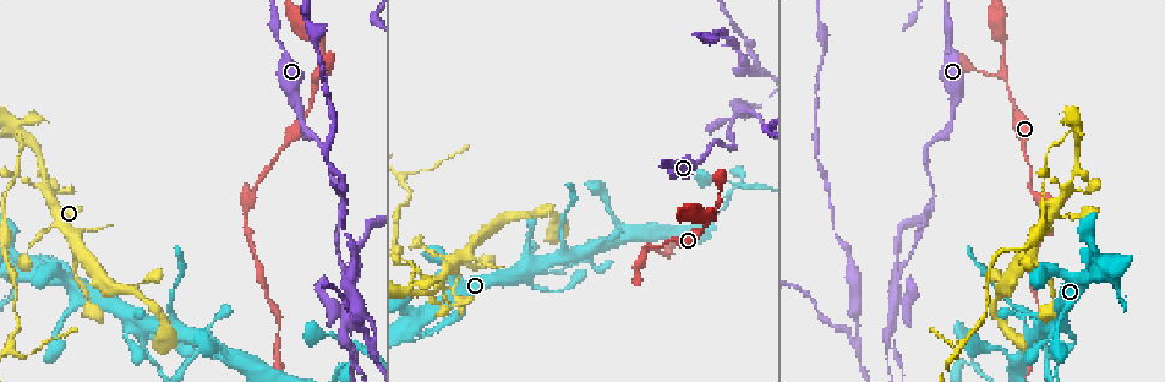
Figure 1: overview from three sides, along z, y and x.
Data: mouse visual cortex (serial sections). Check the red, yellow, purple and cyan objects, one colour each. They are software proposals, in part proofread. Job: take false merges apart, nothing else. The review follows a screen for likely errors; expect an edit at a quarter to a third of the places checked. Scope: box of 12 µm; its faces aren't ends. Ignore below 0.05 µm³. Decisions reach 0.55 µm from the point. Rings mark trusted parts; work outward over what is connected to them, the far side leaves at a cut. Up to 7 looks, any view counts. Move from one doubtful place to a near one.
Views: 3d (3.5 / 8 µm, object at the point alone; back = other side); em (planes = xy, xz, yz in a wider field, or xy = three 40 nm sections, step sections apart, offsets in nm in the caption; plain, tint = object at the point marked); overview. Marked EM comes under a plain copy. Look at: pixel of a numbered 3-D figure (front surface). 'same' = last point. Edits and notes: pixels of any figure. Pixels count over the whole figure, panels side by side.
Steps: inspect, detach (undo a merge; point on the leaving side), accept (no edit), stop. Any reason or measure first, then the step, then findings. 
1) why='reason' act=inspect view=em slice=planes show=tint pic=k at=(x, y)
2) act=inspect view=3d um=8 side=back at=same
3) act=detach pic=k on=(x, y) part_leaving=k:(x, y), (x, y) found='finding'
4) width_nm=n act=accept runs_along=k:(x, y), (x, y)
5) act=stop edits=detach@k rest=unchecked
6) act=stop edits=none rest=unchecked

why='four arms meet' act=inspect view=3d um=3.5 pic=1 at=(61, 213)

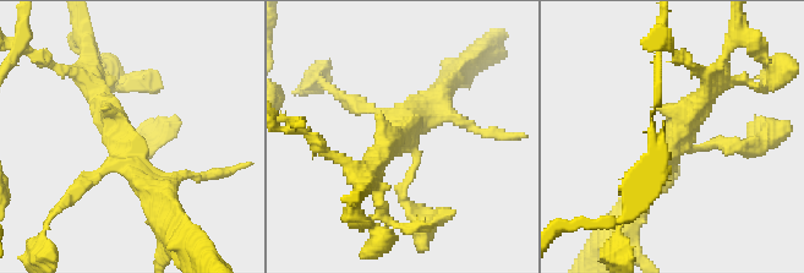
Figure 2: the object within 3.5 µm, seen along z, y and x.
why='now the EM' act=inspect view=em slice=xy step=5 show=tint pic=2 at=(130, 143)

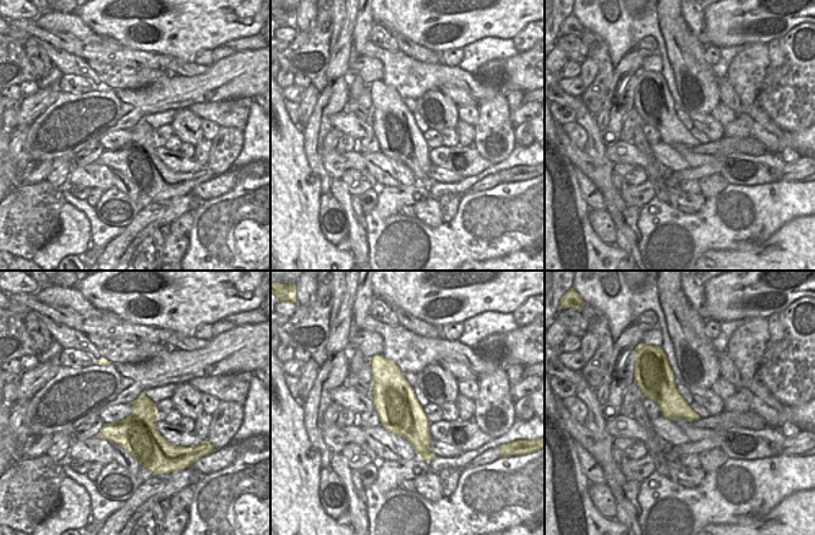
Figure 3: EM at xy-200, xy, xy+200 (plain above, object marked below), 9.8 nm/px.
act=accept runs_along=2:(748, 148), (682, 141), (635, 201) found='all the same cell'

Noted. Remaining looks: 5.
why='sharp bend' act=inspect view=3d um=3.5 pic=1 at=(407, 289)

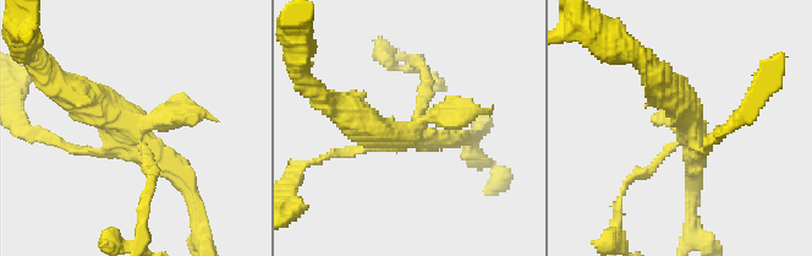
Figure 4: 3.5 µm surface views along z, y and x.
why='now the EM' act=inspect view=em slice=xy step=1 show=tint pic=4 at=(137, 129)

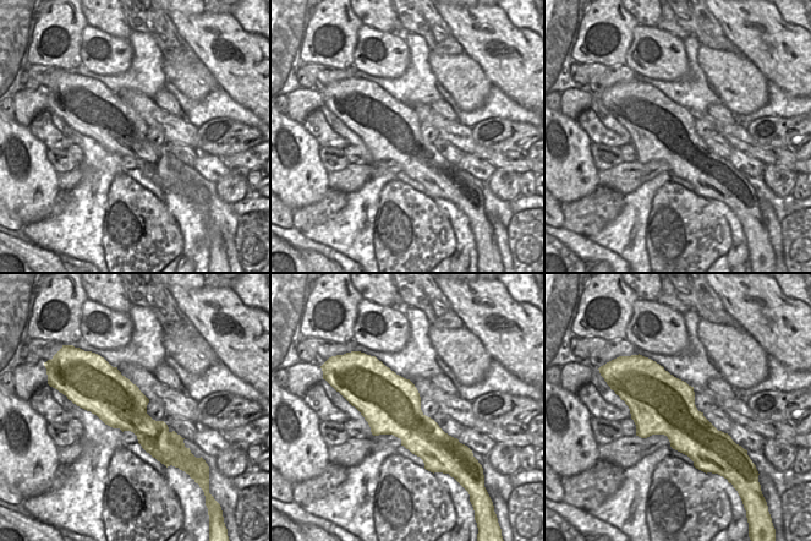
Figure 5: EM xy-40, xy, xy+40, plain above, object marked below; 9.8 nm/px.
act=detach pic=4 on=(141, 218) part_leaving=4:(422, 69), (404, 56), (380, 56) found='a second cell is stuck on'

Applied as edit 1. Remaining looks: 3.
why='calibre changes' act=inspect view=3d um=3.5 pic=1 at=(247, 219)

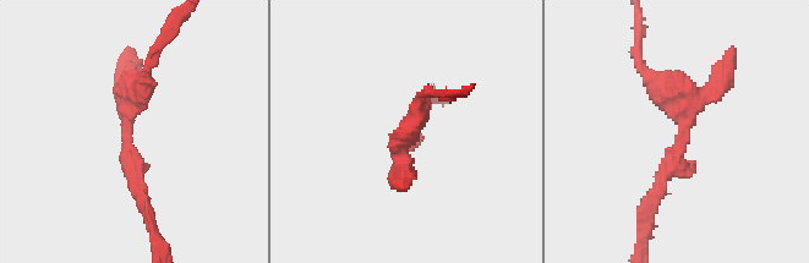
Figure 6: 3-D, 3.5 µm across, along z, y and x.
why='shape alone is not enough' act=inspect view=em slice=xy step=3 show=tint pic=6 at=(127, 130)

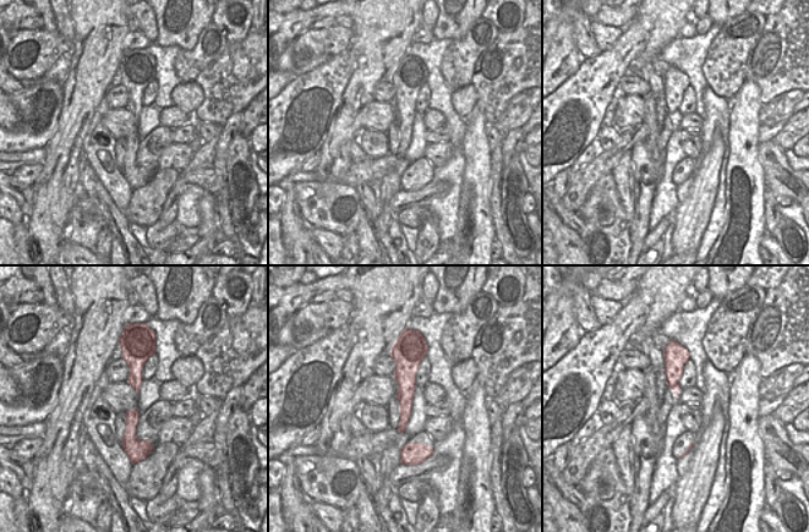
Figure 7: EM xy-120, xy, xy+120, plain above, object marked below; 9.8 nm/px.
why='another direction' act=inspect view=em slice=planes show=tint at=same

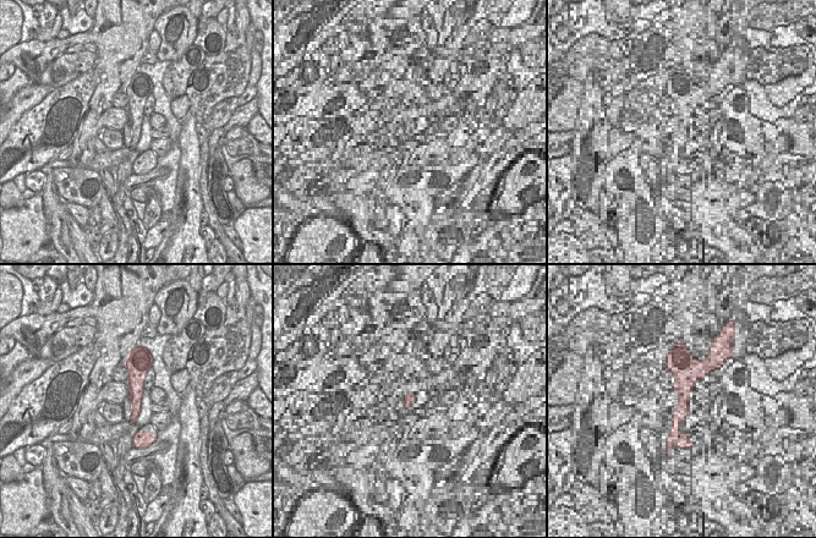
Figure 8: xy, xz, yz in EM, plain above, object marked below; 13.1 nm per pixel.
act=accept runs_along=6:(147, 80), (127, 94), (143, 203) found='all the same cell'

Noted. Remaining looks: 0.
act=stop edits=detach@4 rest=unchecked

